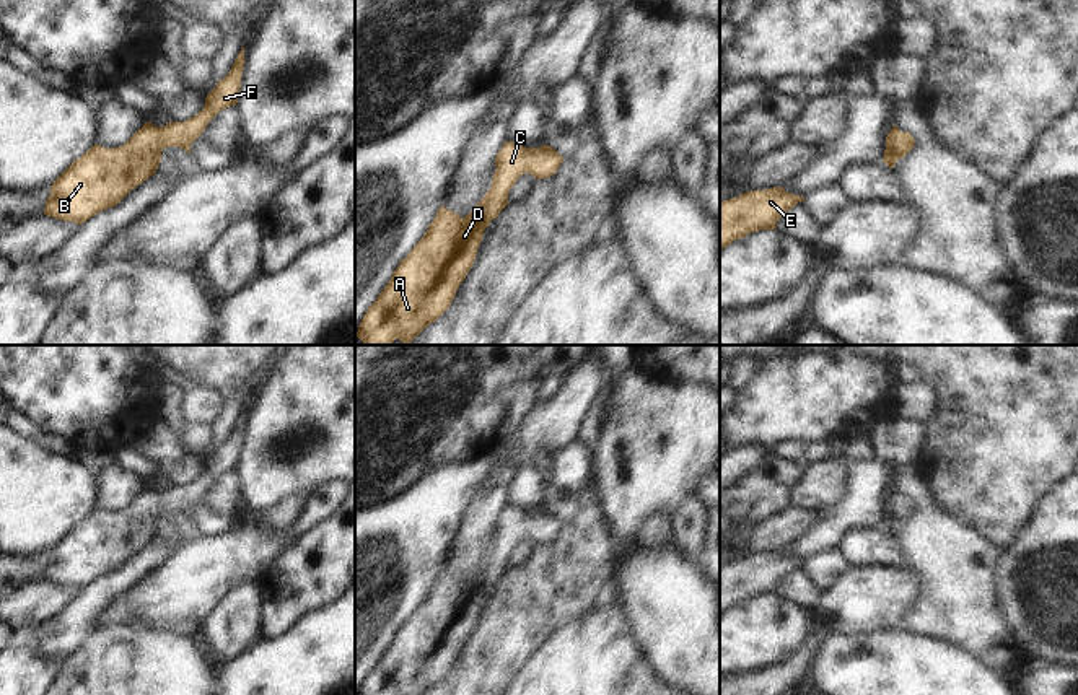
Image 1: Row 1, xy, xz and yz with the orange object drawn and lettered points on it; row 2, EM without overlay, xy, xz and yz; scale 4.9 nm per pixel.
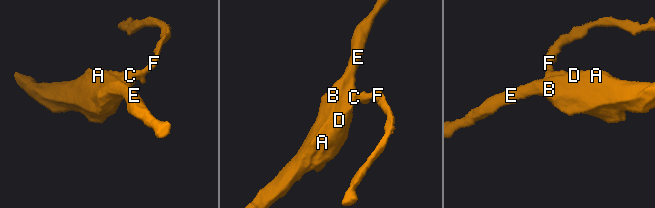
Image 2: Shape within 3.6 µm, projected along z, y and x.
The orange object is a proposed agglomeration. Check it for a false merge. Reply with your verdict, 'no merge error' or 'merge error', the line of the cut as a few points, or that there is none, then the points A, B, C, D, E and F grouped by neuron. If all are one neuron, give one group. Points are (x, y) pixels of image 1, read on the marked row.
no merge error; no cut; A B C D E F

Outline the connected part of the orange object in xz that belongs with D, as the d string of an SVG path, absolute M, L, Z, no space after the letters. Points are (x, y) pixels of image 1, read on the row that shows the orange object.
M513 142L503 143L495 156L497 169L493 173L492 187L475 208L461 218L458 213L441 205L423 238L414 246L407 257L401 260L391 280L368 308L358 326L357 337L363 345L391 345L396 339L399 339L402 345L409 345L427 326L435 322L449 308L461 282L471 270L485 228L508 205L510 189L526 173L536 179L550 177L557 173L562 161L563 156L549 145L526 148Z

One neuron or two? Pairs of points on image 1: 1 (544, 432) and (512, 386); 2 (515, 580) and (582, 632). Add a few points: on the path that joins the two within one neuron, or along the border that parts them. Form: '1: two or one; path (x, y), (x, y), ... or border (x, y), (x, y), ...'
1: two; border (538, 401), (505, 438)
2: two; border (591, 607), (562, 624), (539, 646)

